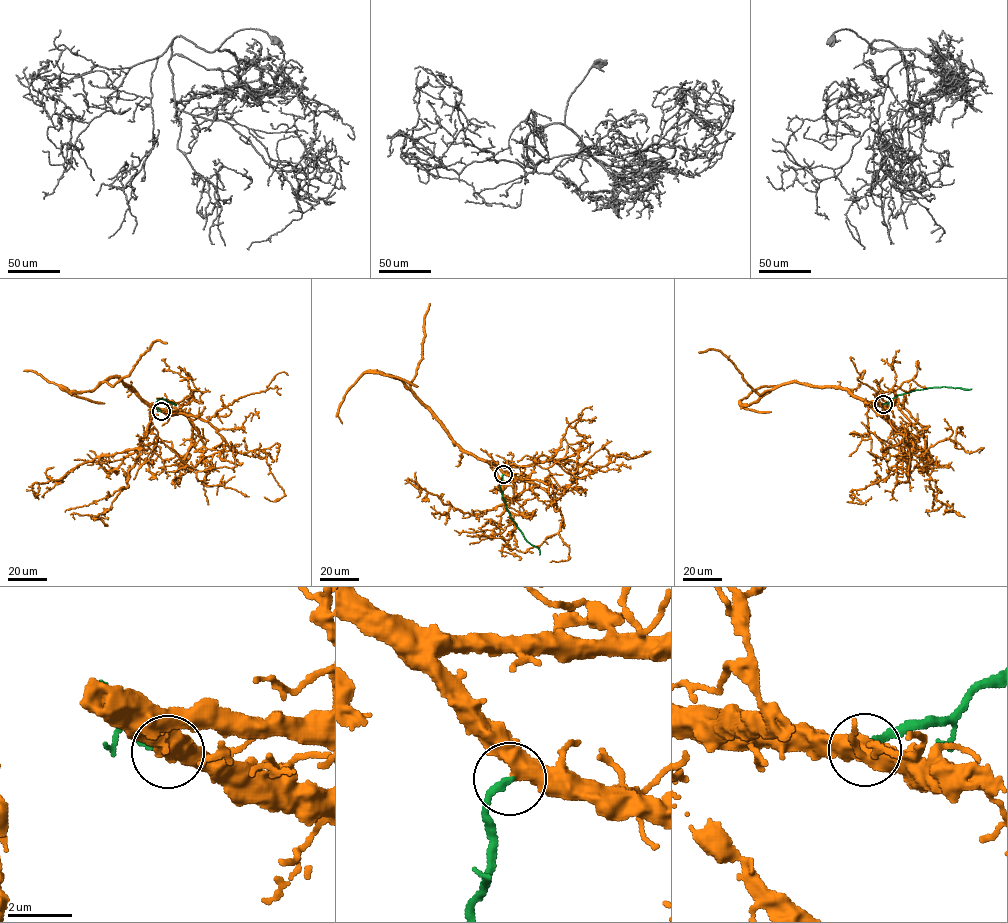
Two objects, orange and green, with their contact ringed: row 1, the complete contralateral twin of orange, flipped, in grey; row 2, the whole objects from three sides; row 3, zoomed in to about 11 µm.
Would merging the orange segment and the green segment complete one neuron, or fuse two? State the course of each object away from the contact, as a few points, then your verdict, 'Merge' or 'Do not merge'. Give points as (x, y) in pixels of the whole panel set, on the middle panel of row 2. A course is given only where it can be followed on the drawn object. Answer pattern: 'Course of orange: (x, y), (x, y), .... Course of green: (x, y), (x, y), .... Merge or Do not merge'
Course of orange: (503, 474), (457, 444), (440, 420), (398, 377), (379, 372), (362, 375), (340, 405), (338, 416), (342, 423). Course of green: (503, 474), (499, 486), (506, 508), (523, 537), (538, 549), (540, 555). Do not merge

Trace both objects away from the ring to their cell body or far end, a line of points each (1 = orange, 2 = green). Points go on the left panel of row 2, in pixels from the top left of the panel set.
1: (161, 411), (143, 402), (132, 388), (117, 376), (106, 378), (91, 390), (76, 391), (64, 390), (28, 370)
2: (161, 411), (155, 405), (157, 399), (165, 399), (175, 404)

